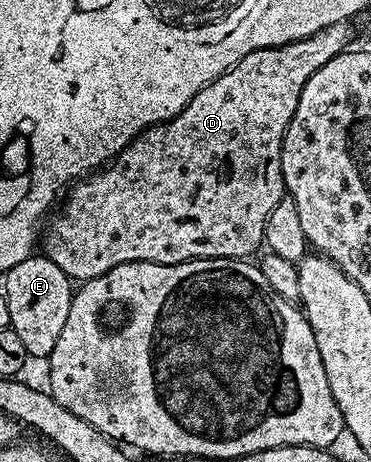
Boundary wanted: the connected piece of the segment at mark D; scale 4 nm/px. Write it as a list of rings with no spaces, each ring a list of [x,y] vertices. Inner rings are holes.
[[[351,21],[333,23],[300,41],[294,41],[288,45],[269,47],[268,49],[258,49],[249,55],[245,55],[245,59],[238,61],[232,69],[226,69],[220,77],[213,79],[213,83],[209,83],[204,89],[197,91],[197,95],[193,95],[191,102],[171,121],[161,125],[150,125],[148,129],[143,130],[139,136],[132,139],[131,143],[124,147],[114,159],[108,161],[103,168],[94,170],[88,173],[86,177],[74,182],[66,190],[65,196],[58,206],[58,209],[60,208],[59,214],[57,214],[58,209],[54,214],[54,217],[56,217],[55,222],[51,225],[51,233],[55,236],[55,242],[48,249],[45,249],[47,258],[53,263],[57,263],[57,267],[61,267],[61,271],[65,271],[67,277],[79,283],[97,279],[113,267],[124,265],[130,261],[176,265],[182,261],[209,259],[210,257],[213,259],[225,259],[226,257],[250,258],[252,256],[250,253],[258,245],[260,247],[264,244],[266,221],[269,219],[270,212],[277,207],[278,201],[285,196],[283,172],[281,171],[281,147],[283,146],[285,131],[293,119],[293,111],[297,111],[301,91],[305,87],[305,83],[309,83],[313,71],[325,67],[325,63],[329,63],[329,59],[348,52],[350,45],[347,44],[355,37],[351,27],[353,27]]]

